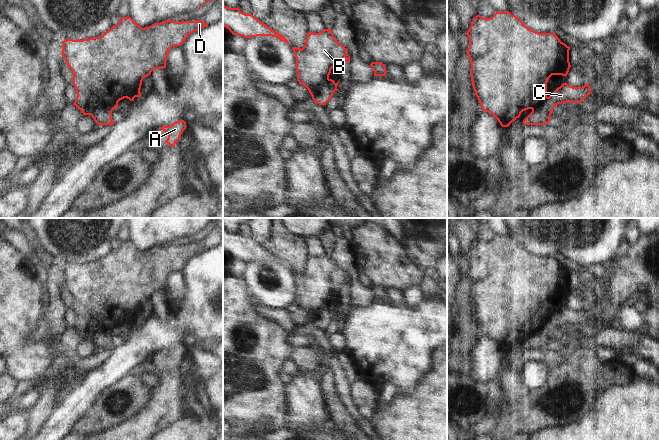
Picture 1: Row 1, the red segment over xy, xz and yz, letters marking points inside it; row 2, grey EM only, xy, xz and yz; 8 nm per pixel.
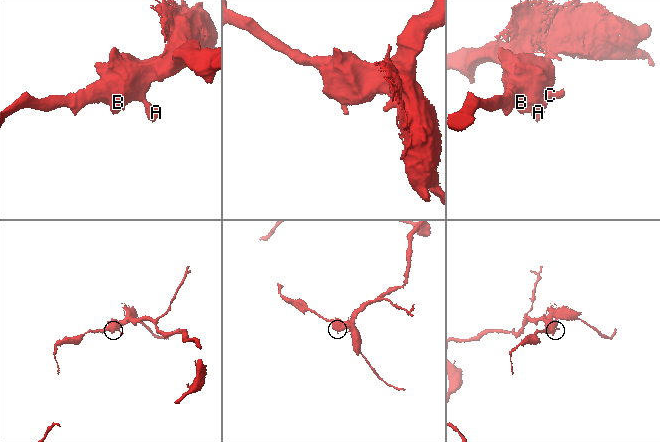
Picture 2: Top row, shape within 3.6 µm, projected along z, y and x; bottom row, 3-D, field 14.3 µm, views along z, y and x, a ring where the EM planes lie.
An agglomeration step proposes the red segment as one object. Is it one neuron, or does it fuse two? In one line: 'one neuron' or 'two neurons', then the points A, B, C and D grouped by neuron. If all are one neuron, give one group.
two neurons | A B D / C

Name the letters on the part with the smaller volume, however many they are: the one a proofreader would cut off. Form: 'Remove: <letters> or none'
Remove: C

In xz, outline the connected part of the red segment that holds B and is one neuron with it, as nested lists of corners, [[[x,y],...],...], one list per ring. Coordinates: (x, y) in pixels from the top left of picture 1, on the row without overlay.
[[[331,253],[319,257],[308,256],[304,271],[292,272],[296,282],[297,305],[305,310],[311,320],[319,309],[329,302],[331,293],[339,292],[343,285],[350,286],[348,274],[333,260]]]

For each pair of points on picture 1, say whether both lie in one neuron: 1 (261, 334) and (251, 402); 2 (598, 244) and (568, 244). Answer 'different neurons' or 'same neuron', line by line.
1: same neuron
2: same neuron

